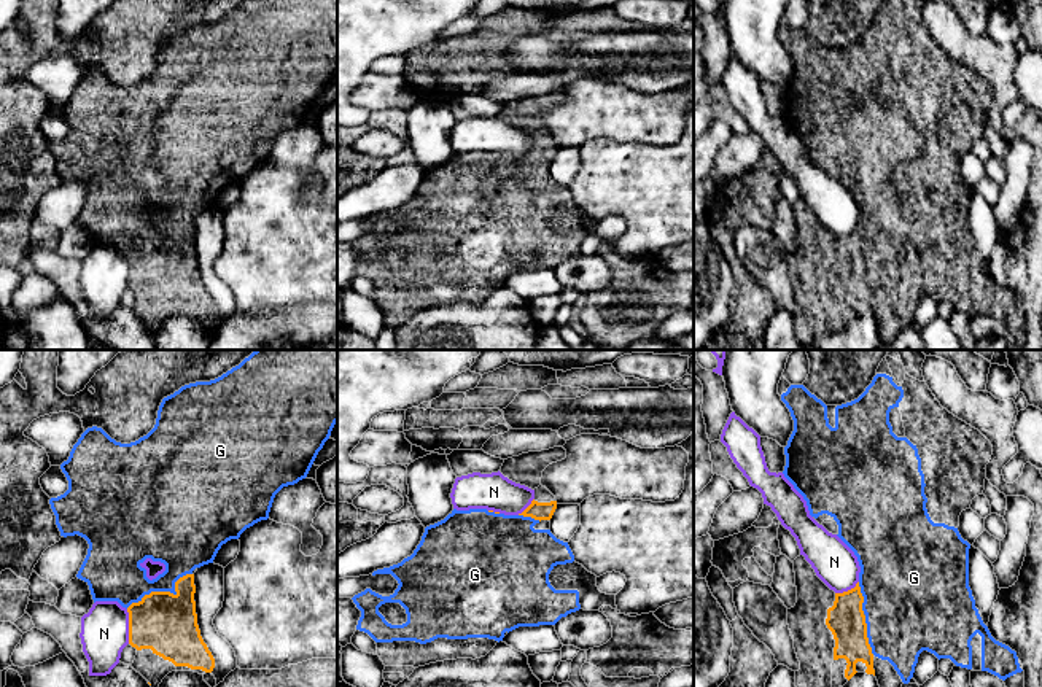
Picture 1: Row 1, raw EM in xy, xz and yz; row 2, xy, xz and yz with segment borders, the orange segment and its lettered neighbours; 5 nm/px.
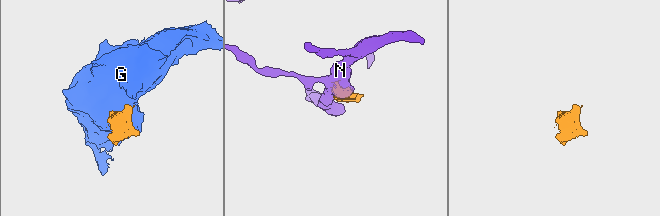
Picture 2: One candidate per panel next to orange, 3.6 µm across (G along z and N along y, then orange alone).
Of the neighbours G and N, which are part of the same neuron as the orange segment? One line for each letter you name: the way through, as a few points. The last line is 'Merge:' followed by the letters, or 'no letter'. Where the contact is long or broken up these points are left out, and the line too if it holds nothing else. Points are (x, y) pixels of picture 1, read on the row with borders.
Merge: G

